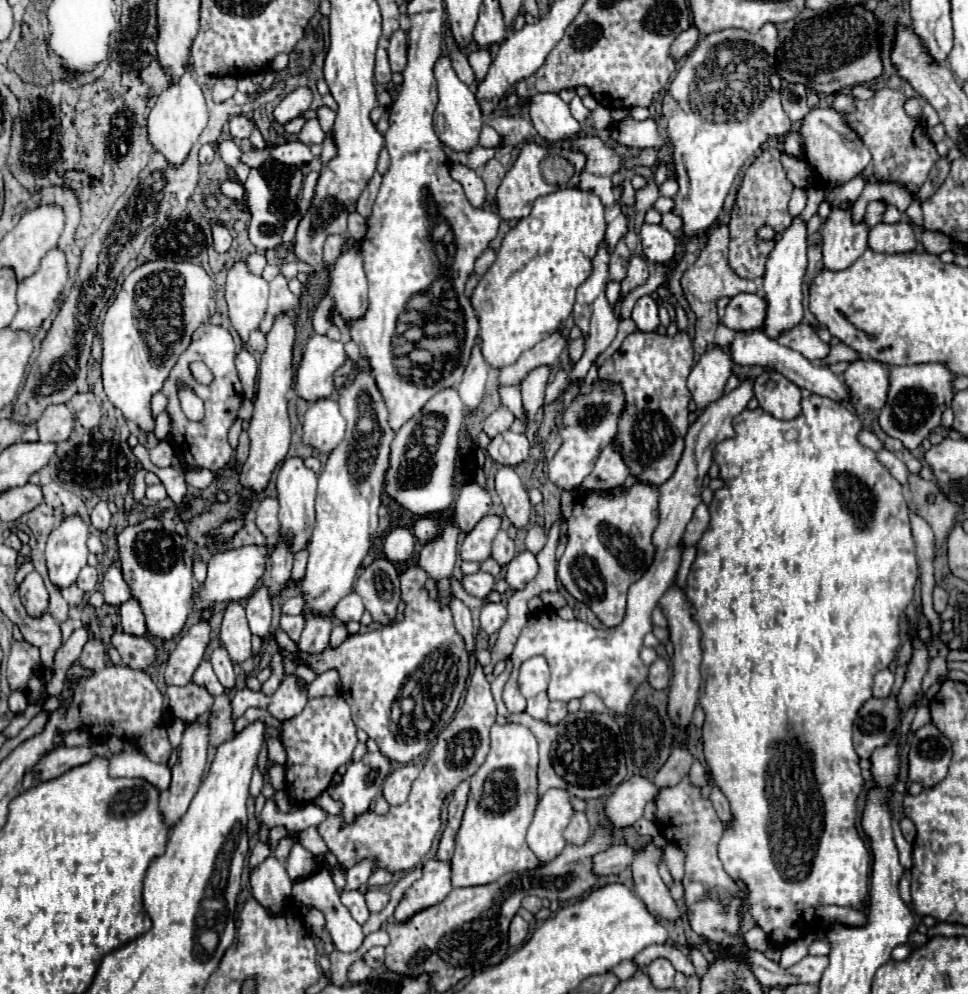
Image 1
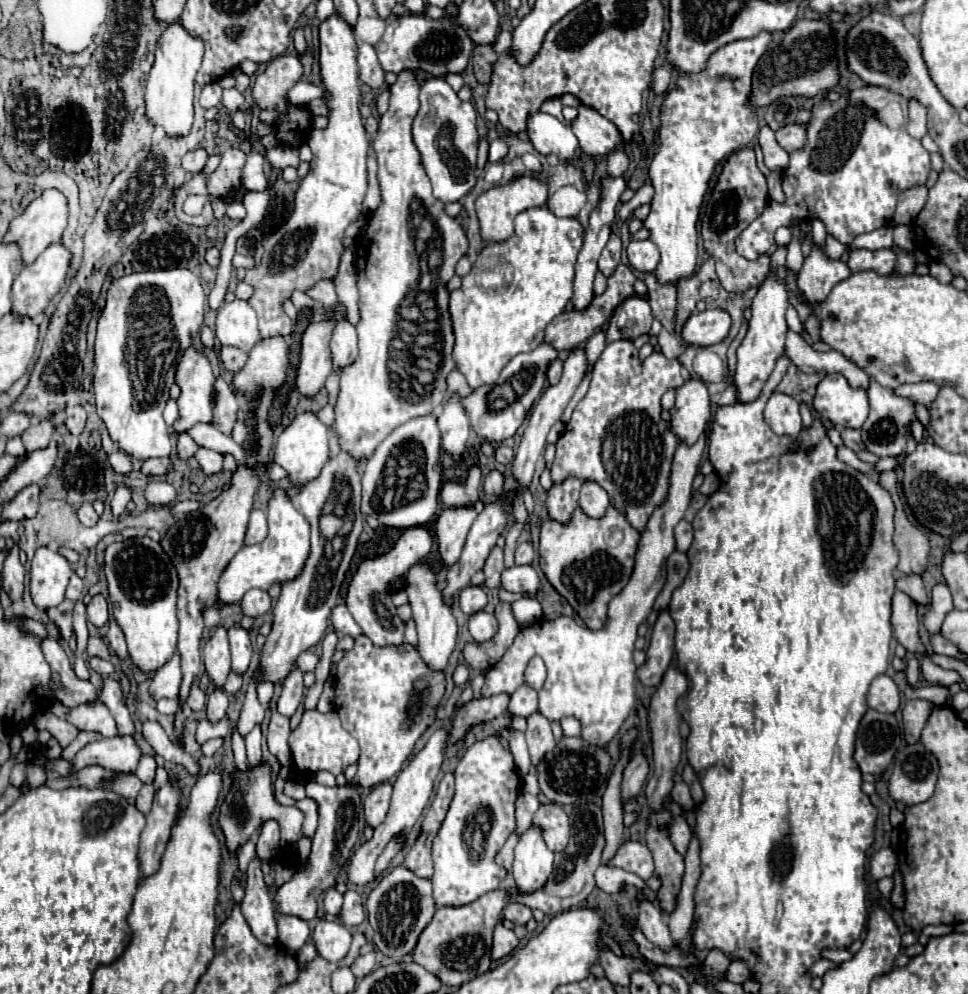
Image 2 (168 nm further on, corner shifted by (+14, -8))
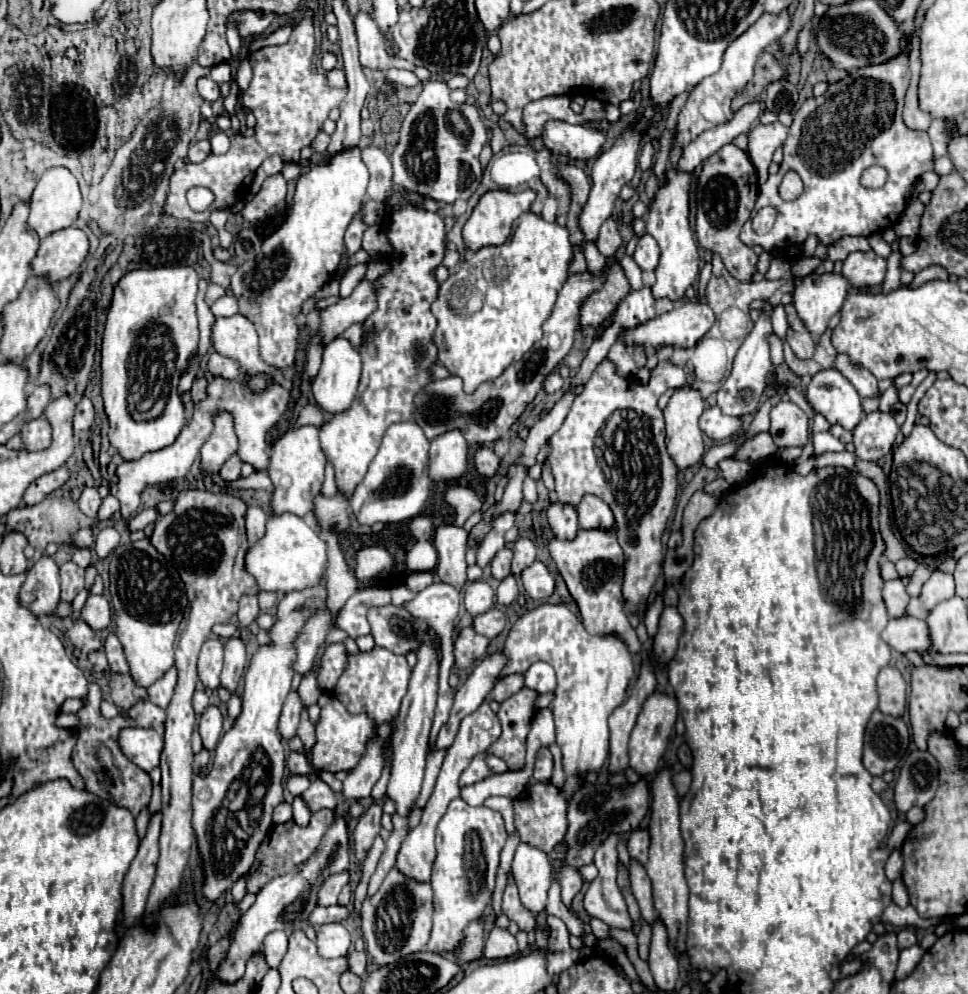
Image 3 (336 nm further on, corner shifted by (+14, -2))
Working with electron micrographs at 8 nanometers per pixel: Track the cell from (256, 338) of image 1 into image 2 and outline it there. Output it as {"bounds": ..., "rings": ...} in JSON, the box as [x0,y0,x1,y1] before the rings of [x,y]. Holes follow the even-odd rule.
{"bounds":[220,346,248,372],"rings":[[[224,346],[224,348],[220,350],[220,360],[222,360],[222,364],[224,364],[230,372],[238,372],[238,370],[242,370],[242,364],[246,364],[248,354],[242,352],[240,348]]]}

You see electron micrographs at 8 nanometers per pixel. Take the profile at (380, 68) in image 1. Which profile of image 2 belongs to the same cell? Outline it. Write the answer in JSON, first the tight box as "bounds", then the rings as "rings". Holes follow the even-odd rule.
{"bounds":[358,44,384,90],"rings":[[[370,44],[358,46],[358,66],[360,66],[360,80],[364,84],[368,84],[372,90],[378,90],[384,86],[384,70]]]}

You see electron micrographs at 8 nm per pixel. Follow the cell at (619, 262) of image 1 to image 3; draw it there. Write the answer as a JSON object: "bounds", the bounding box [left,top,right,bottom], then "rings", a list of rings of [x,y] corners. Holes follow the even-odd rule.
{"bounds":[596,218,622,258],"rings":[[[608,218],[602,228],[600,228],[600,234],[596,238],[596,246],[598,250],[602,252],[602,256],[606,258],[612,258],[616,248],[622,244],[622,238],[618,234],[618,226],[616,226],[616,220],[614,218]]]}

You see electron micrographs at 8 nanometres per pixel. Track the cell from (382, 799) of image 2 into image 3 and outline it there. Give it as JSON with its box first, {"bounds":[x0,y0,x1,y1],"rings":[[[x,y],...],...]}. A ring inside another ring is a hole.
{"bounds":[354,804,382,862],"rings":[[[372,804],[360,818],[358,824],[354,828],[354,854],[356,858],[362,862],[368,856],[368,850],[372,848],[374,838],[380,832],[380,816],[382,816],[382,808],[380,804]]]}

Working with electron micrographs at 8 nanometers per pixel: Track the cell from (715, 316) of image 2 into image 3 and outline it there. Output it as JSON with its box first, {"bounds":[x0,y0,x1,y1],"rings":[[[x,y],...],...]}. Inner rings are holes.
{"bounds":[618,302,714,348],"rings":[[[684,302],[676,306],[672,312],[666,312],[662,316],[652,318],[650,322],[644,322],[642,326],[634,326],[634,330],[622,330],[618,334],[618,340],[626,346],[638,346],[638,348],[658,348],[658,346],[674,346],[674,348],[692,348],[696,342],[712,328],[714,324],[714,312],[708,304],[702,302]]]}

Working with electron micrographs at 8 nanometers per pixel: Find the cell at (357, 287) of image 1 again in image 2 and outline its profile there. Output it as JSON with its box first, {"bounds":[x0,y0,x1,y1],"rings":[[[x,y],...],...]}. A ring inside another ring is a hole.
{"bounds":[326,304,358,368],"rings":[[[338,304],[332,306],[332,310],[326,314],[326,320],[334,320],[334,332],[330,338],[334,368],[342,368],[350,362],[354,362],[354,358],[358,354],[356,328],[348,322],[346,314],[338,310]]]}

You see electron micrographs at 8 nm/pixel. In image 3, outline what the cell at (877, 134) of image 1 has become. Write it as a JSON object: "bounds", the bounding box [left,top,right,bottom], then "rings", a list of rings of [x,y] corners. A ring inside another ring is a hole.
{"bounds":[740,36,932,262],"rings":[[[902,36],[902,54],[898,58],[890,58],[890,62],[874,64],[874,66],[864,66],[854,72],[850,72],[844,80],[838,80],[836,84],[830,84],[828,90],[818,96],[818,98],[808,98],[800,110],[794,114],[794,122],[788,130],[788,138],[784,142],[784,160],[780,164],[780,170],[760,186],[760,194],[756,200],[754,212],[758,212],[764,206],[772,206],[778,216],[774,222],[774,228],[768,234],[758,236],[752,230],[752,222],[748,220],[742,226],[740,240],[746,246],[762,246],[766,252],[780,252],[784,260],[794,262],[802,256],[802,246],[810,234],[818,238],[820,244],[830,246],[836,240],[844,236],[872,236],[878,234],[886,228],[892,228],[900,214],[906,208],[908,198],[912,196],[912,186],[914,182],[928,170],[932,170],[932,144],[926,132],[920,130],[910,130],[906,128],[902,120],[902,110],[904,110],[904,94],[910,84],[910,68],[908,68],[908,52],[910,52],[910,36]],[[868,166],[882,166],[888,172],[888,180],[882,188],[870,190],[860,184],[860,174]],[[794,170],[802,176],[804,182],[804,192],[800,198],[786,202],[778,194],[778,186],[782,176]]]}

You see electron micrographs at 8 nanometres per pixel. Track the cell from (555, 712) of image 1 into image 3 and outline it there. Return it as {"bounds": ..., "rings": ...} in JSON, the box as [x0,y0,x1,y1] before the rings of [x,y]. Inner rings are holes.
{"bounds":[534,748,554,782],"rings":[[[540,748],[540,752],[536,754],[536,766],[534,766],[534,780],[544,782],[550,780],[552,776],[552,768],[554,768],[554,760],[548,748]]]}

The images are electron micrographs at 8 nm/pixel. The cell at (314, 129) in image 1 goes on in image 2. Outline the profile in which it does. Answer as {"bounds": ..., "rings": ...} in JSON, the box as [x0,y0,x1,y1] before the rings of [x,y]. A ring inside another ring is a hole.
{"bounds":[268,144,300,170],"rings":[[[280,144],[272,150],[268,150],[268,162],[274,170],[284,170],[286,166],[298,166],[300,164],[300,146],[288,146]]]}

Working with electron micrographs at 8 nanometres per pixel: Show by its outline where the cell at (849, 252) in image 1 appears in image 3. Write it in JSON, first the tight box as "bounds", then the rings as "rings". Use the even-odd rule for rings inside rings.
{"bounds":[794,274,848,340],"rings":[[[808,274],[794,292],[794,306],[806,330],[818,340],[826,328],[828,320],[840,312],[844,298],[848,294],[848,282],[844,276],[836,274]]]}

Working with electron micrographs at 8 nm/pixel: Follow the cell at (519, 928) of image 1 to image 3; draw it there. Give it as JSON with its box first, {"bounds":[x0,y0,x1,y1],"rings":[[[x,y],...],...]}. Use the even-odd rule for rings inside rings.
{"bounds":[484,926,518,960],"rings":[[[494,926],[488,940],[486,940],[484,956],[488,960],[496,960],[496,958],[510,958],[514,954],[518,954],[516,938],[508,930],[502,930],[502,928]]]}

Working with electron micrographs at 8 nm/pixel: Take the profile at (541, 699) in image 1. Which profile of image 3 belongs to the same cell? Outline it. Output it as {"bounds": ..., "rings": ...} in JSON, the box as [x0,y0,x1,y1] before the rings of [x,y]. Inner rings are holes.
{"bounds":[526,662,556,694],"rings":[[[536,662],[526,672],[526,688],[532,688],[540,694],[552,692],[556,688],[556,674],[554,668],[546,662]]]}

